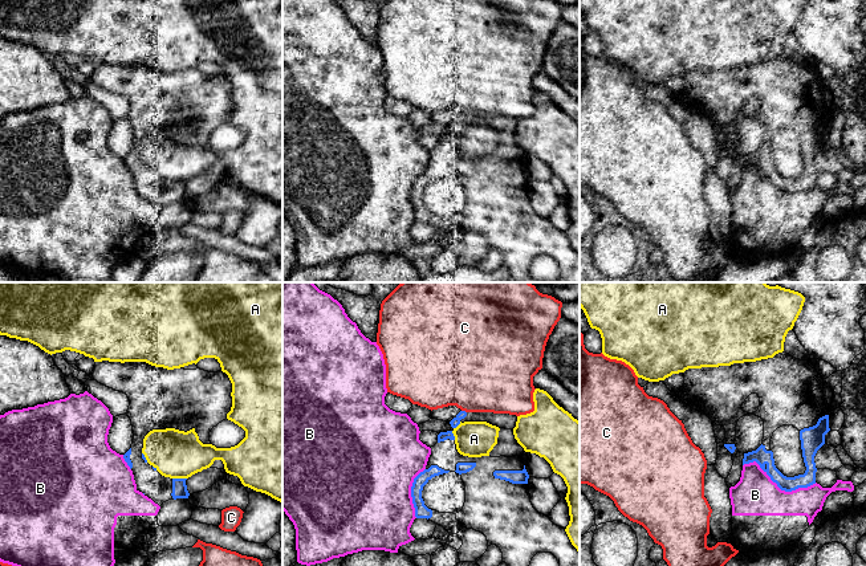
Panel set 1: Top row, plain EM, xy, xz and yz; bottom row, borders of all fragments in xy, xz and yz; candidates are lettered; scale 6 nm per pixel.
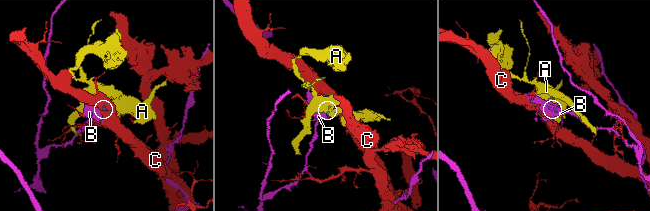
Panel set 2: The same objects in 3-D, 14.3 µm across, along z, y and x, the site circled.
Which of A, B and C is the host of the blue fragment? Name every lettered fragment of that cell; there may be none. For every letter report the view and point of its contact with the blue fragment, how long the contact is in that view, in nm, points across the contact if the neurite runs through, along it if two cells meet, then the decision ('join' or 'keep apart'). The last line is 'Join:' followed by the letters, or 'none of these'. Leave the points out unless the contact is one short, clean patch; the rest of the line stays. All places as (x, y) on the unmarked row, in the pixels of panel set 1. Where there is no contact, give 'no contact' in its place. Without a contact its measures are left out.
A: contact xy (179, 182); length 90 nm; keep apart
B: contact yz (779, 190); length 460 nm; keep apart
C: contact xz (464, 114); length 40 nm; keep apart
Join: none of these

